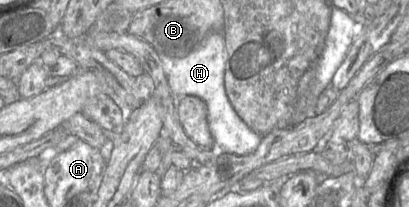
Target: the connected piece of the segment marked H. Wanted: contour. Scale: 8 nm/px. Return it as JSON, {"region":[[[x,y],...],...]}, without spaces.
{"region":[[[220,31],[210,33],[204,41],[192,52],[183,58],[172,58],[165,54],[159,54],[164,73],[167,76],[168,85],[176,97],[194,95],[201,98],[207,106],[208,126],[218,151],[244,156],[253,153],[260,145],[262,135],[251,129],[236,113],[232,107],[224,86],[225,72],[225,40]]]}

